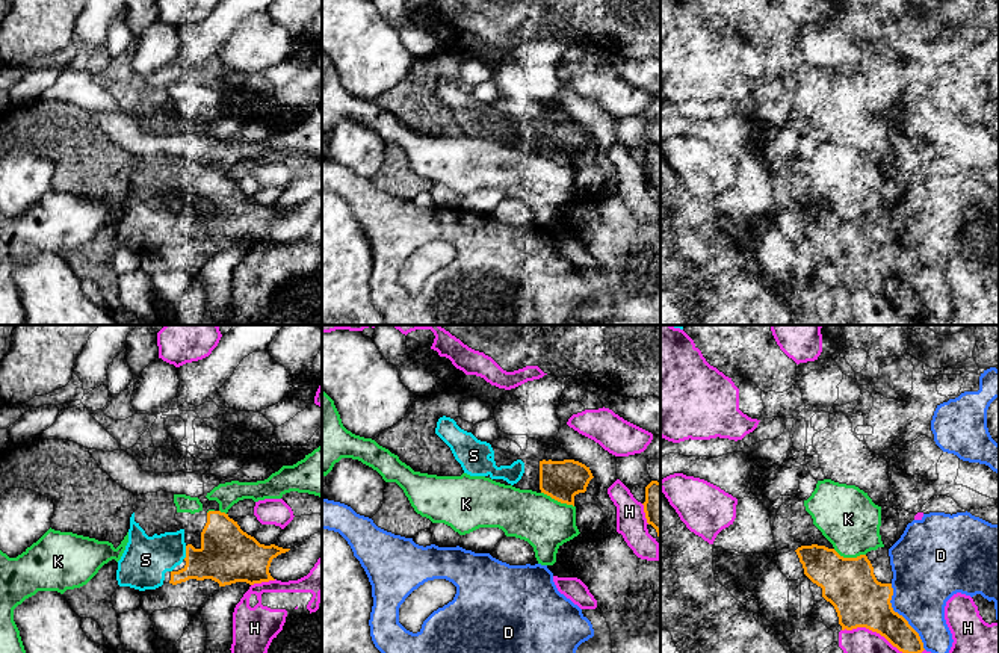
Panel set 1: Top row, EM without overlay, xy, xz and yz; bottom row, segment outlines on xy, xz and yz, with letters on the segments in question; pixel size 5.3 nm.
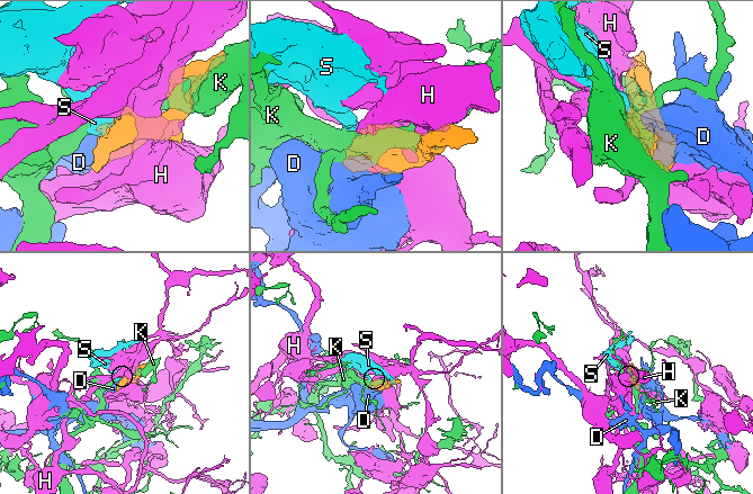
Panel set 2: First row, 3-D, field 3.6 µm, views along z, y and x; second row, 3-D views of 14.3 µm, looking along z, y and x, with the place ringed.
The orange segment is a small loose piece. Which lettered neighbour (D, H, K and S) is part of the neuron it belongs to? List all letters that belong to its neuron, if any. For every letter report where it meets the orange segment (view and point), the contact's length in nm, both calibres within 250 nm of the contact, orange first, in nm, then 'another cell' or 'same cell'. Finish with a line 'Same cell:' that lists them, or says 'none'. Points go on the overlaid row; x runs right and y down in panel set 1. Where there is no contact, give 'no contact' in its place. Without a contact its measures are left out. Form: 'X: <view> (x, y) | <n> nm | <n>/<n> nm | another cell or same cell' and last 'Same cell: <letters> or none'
D: yz (901, 615) | 400 nm | 280/360 nm | another cell
H: yz (872, 631) | 340 nm | 280/140 nm | another cell
K: xz (558, 501) | 190 nm | 200/280 nm | another cell
S: xy (186, 552) | 70 nm | 300/260 nm | same cell
Same cell: S

